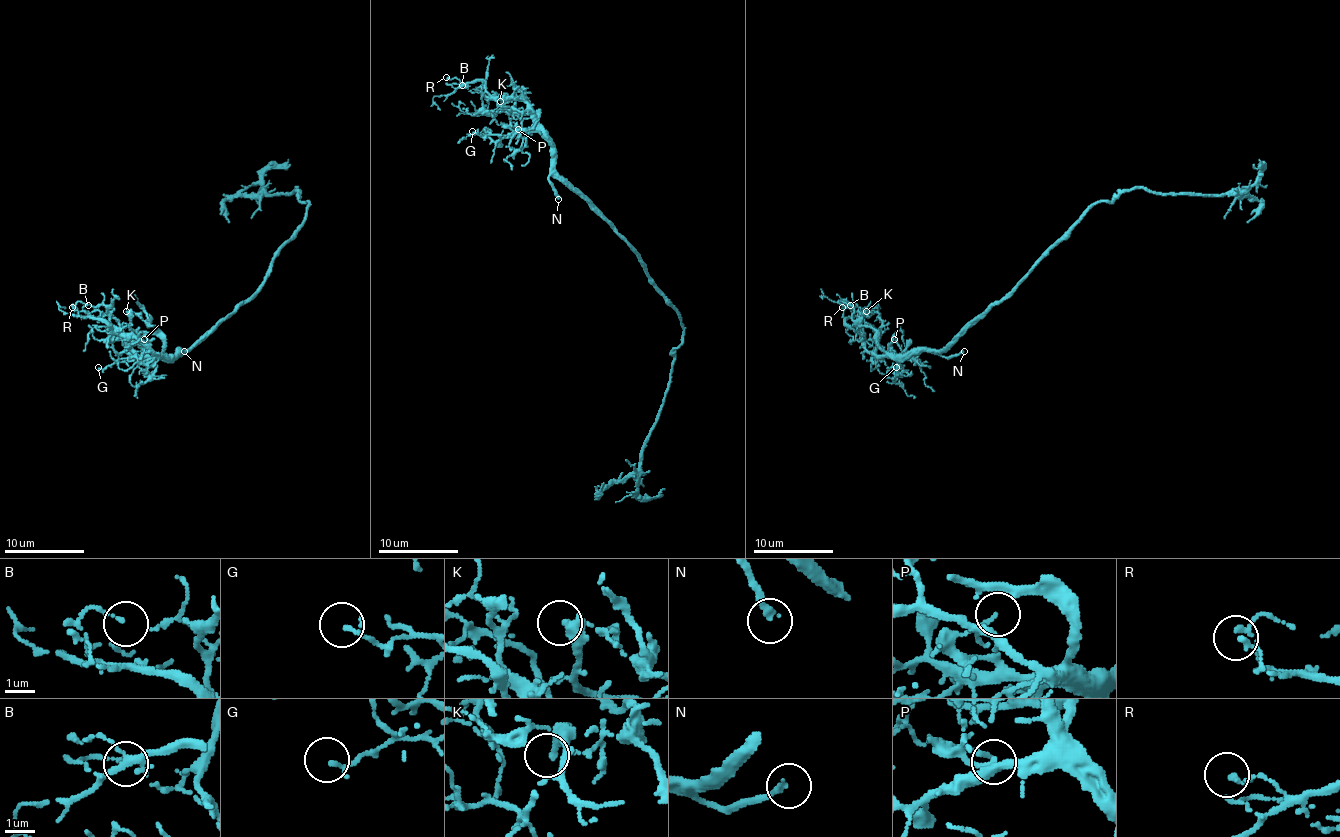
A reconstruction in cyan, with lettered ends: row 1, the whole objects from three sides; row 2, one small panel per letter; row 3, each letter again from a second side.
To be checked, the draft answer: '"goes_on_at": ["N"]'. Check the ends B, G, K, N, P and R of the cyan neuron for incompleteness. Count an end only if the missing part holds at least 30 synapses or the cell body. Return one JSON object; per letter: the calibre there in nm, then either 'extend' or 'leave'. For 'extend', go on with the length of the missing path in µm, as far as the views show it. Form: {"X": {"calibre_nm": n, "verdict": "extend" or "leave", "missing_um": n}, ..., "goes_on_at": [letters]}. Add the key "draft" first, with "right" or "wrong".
{"draft": "right", "B": {"calibre_nm": 110, "verdict": "leave"}, "G": {"calibre_nm": 90, "verdict": "leave"}, "K": {"calibre_nm": 200, "verdict": "leave"}, "N": {"calibre_nm": 180, "verdict": "extend", "missing_um": 100}, "P": {"calibre_nm": 120, "verdict": "leave"}, "R": {"calibre_nm": 150, "verdict": "leave"}, "goes_on_at": ["N"]}

